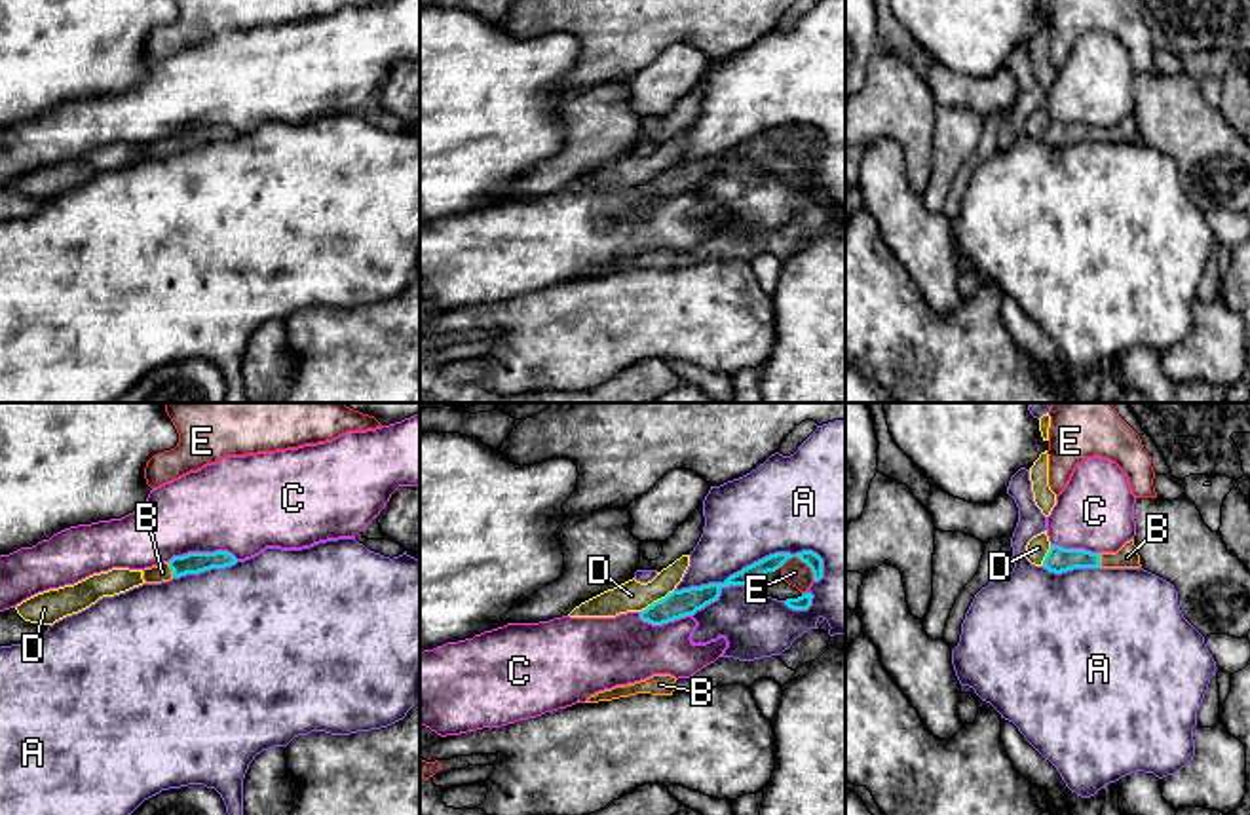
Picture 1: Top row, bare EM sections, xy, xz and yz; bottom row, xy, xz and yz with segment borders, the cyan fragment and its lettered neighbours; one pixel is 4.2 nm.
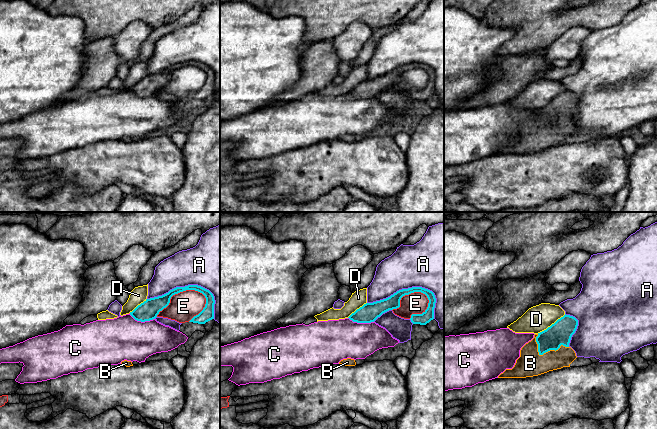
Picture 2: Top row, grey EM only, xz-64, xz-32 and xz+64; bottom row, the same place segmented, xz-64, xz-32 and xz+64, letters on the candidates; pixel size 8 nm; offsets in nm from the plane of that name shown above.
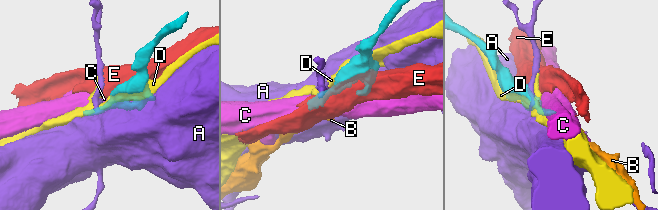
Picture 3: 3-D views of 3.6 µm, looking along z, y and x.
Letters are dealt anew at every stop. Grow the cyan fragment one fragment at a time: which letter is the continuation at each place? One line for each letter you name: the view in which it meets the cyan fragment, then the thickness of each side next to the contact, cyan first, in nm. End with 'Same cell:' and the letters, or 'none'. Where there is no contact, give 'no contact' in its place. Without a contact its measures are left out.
B: meets cyan in xy; 90 nm thick on the cyan side, 80 nm on the other
Same cell: B

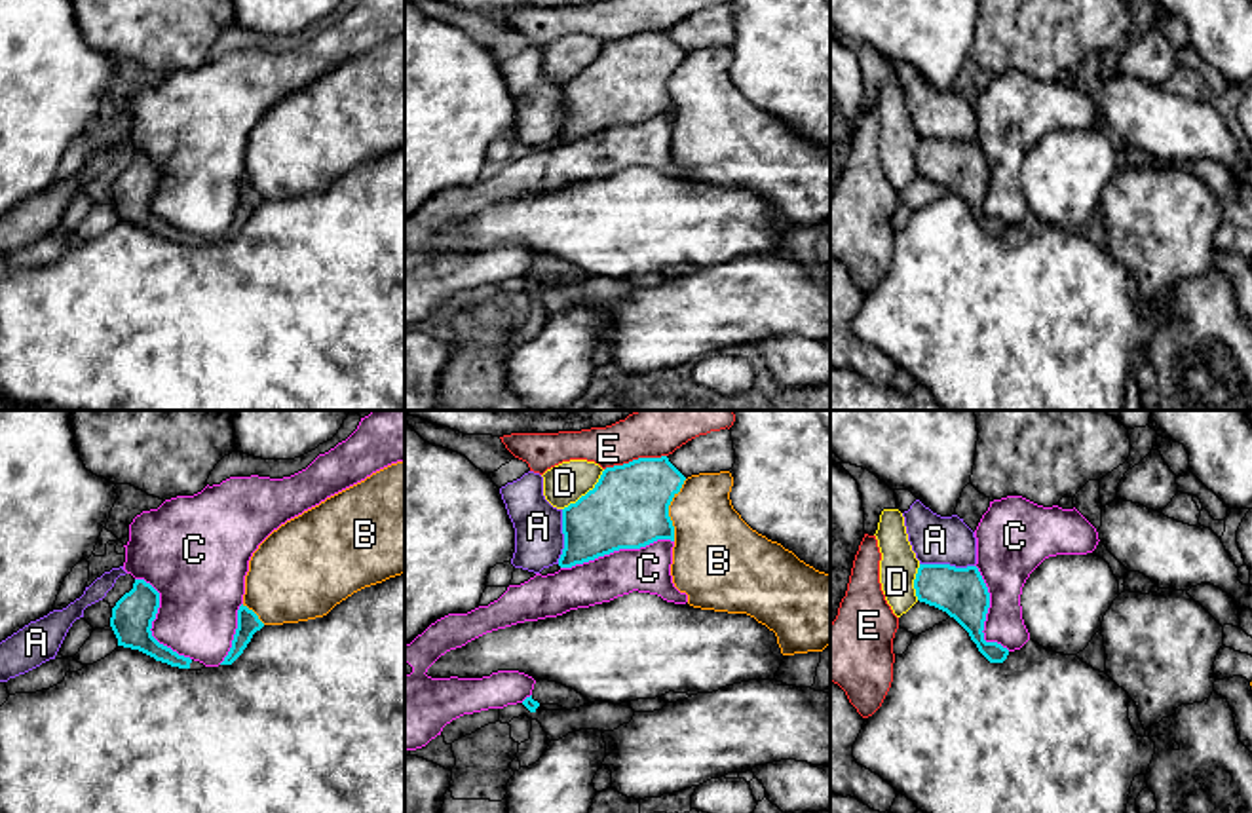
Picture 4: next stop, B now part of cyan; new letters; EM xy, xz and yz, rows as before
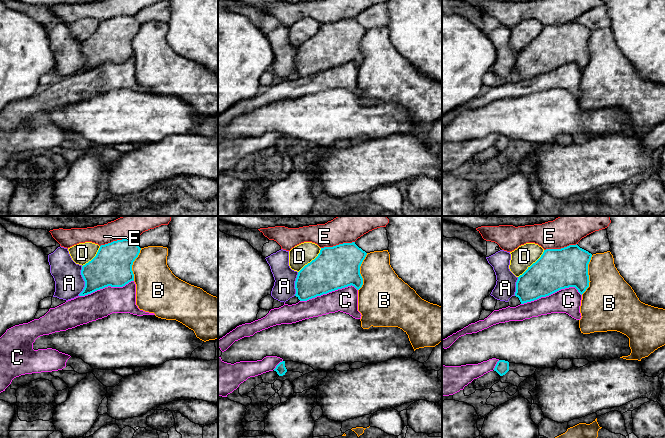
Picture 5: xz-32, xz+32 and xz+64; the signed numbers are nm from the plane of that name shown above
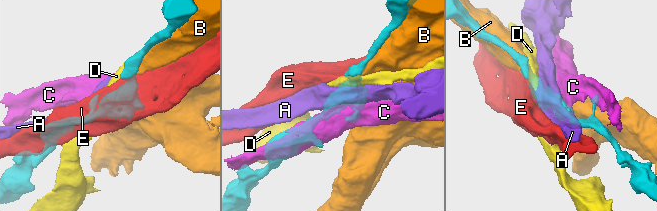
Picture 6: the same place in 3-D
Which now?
Same cell: none

